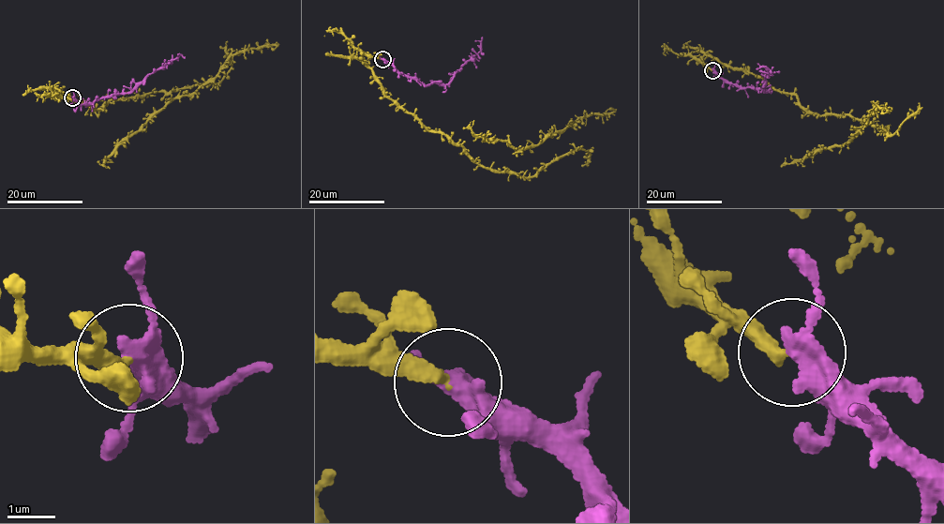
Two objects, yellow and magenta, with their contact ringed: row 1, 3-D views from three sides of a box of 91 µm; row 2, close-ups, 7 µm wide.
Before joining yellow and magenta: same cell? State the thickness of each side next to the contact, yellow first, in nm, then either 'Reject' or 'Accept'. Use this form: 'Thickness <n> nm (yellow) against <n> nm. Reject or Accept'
Thickness 300 nm (yellow) against 380 nm. Accept

